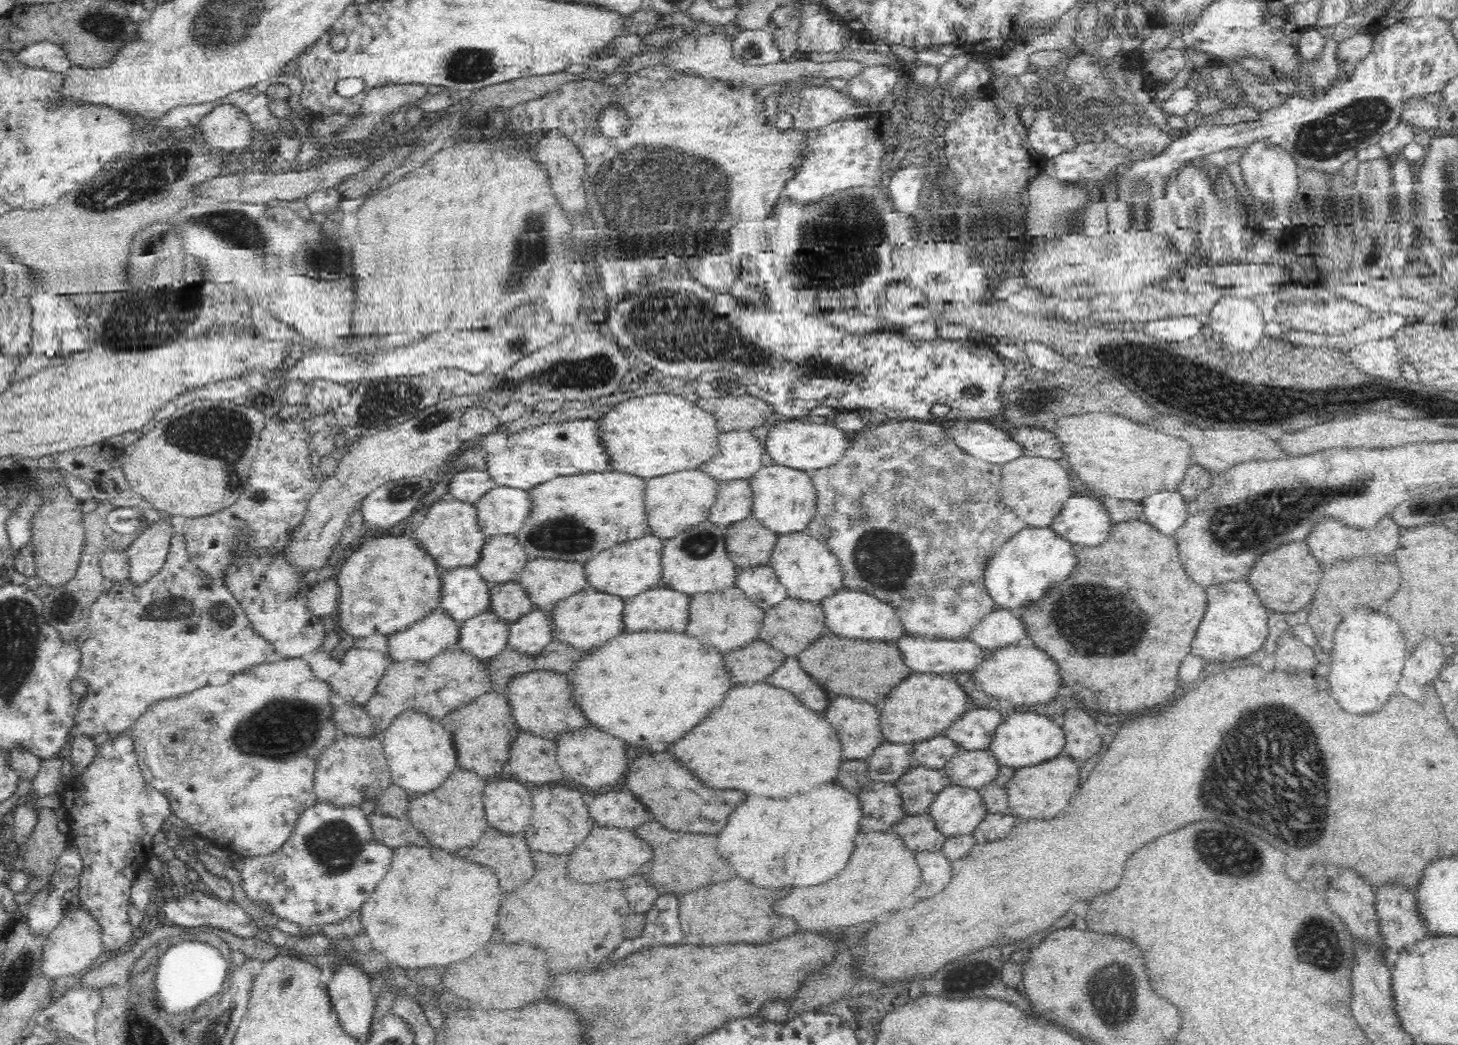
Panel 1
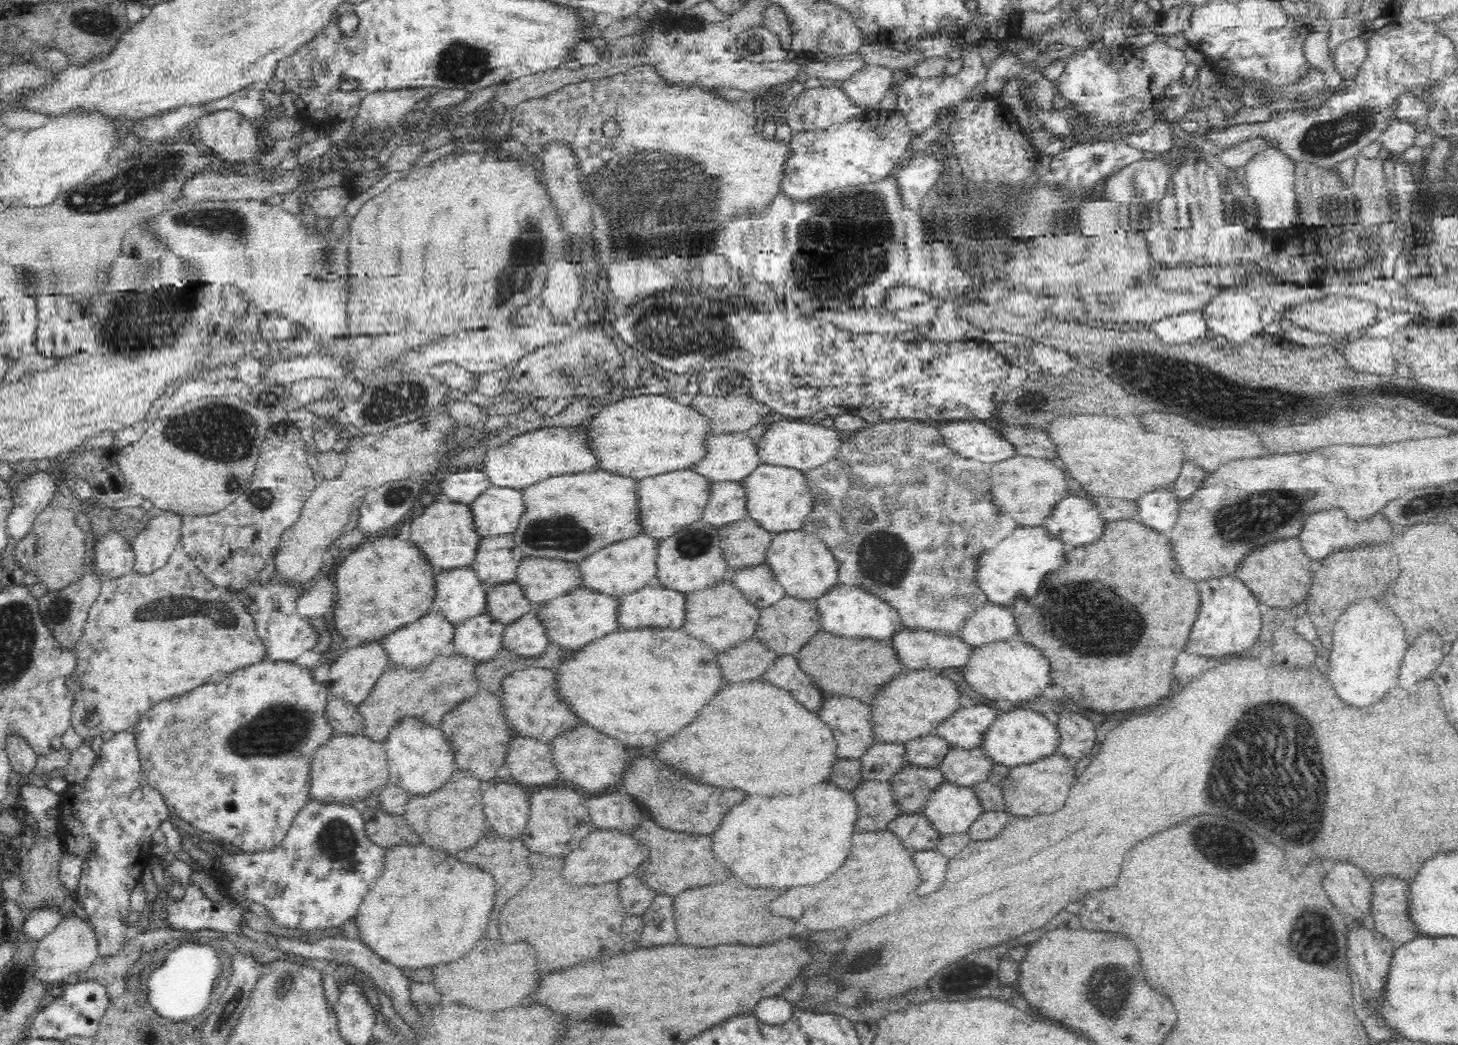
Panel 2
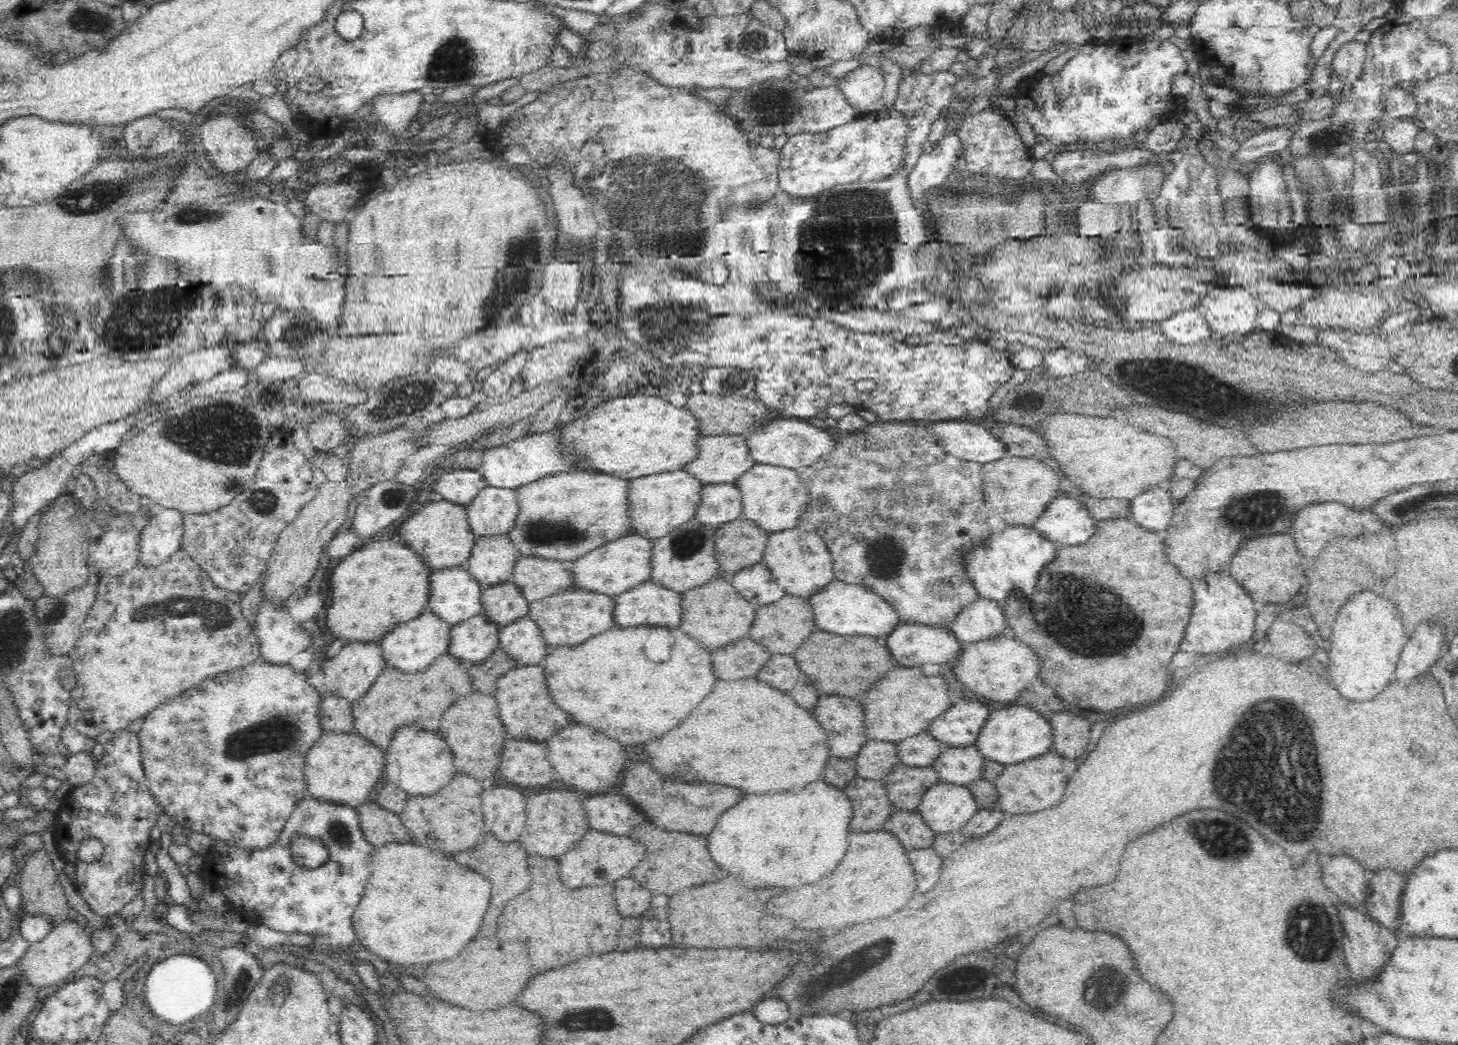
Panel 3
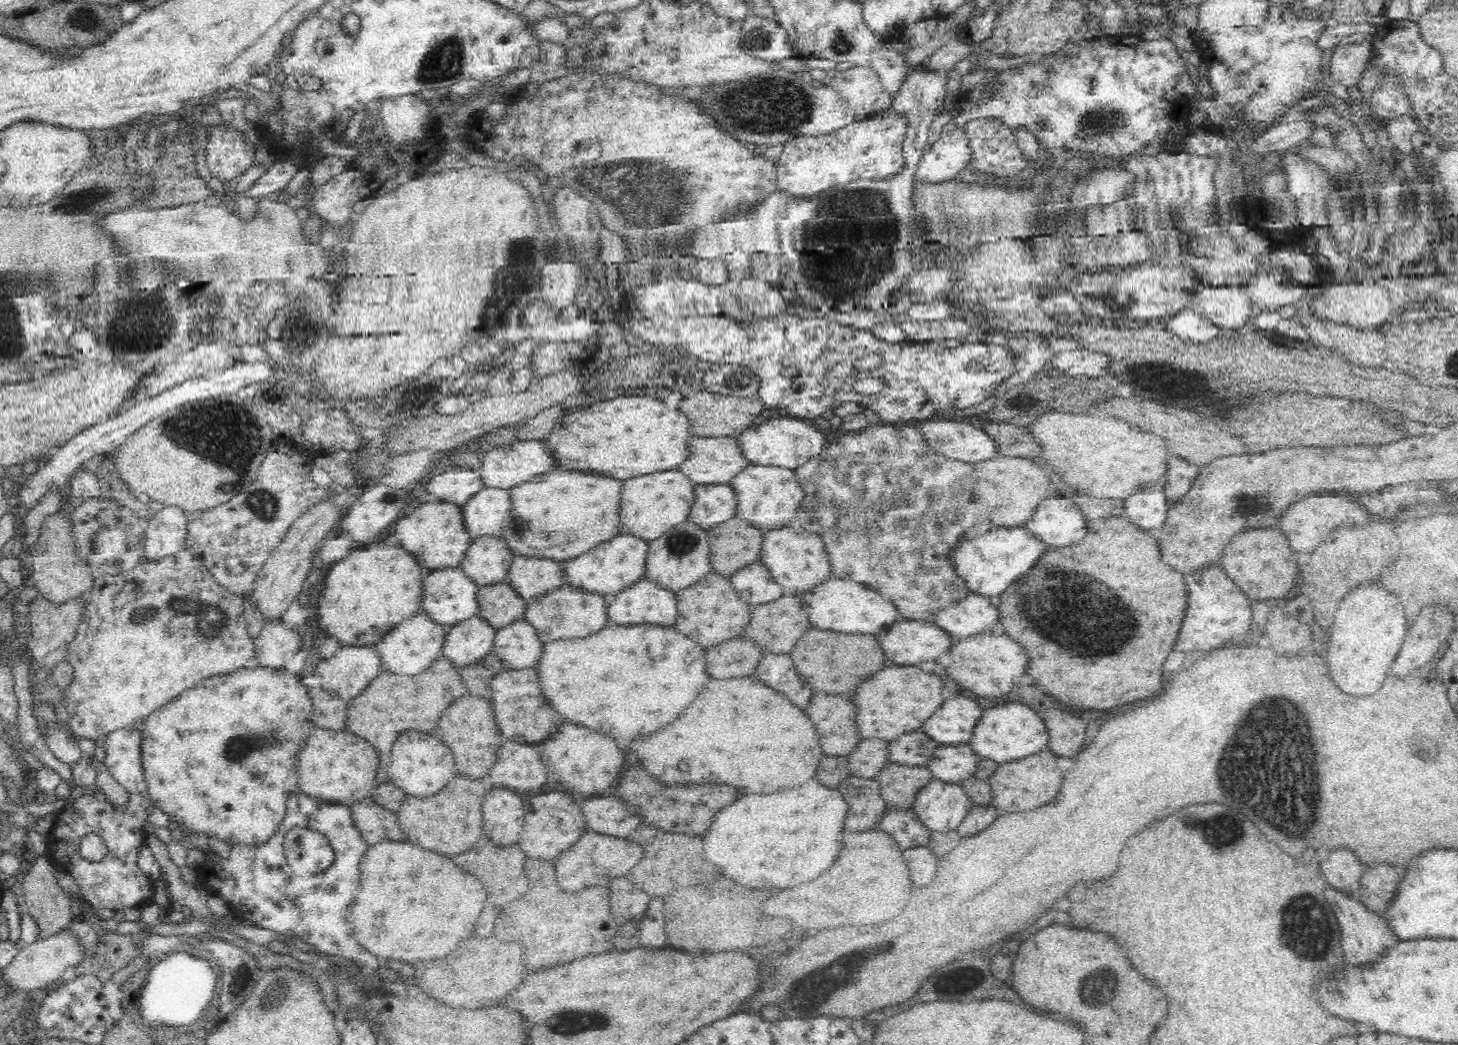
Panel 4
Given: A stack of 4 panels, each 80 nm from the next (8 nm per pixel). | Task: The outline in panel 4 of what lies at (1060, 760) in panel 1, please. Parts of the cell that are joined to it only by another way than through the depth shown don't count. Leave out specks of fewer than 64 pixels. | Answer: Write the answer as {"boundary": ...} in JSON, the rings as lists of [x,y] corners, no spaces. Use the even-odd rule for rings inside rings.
{"boundary":[[[1042,750],[1022,760],[998,764],[992,776],[986,781],[992,789],[993,803],[991,805],[997,807],[998,816],[1002,816],[1006,812],[1022,812],[1022,810],[1038,808],[1050,802],[1056,796],[1056,790],[1062,782],[1062,772],[1056,766],[1056,756],[1048,750]]]}

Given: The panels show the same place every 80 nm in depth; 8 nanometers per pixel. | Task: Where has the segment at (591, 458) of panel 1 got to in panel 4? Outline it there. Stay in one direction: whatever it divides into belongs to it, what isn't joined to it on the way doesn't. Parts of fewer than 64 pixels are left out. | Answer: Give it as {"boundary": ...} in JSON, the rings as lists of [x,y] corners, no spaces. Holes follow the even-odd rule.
{"boundary":[[[544,440],[512,442],[508,445],[490,447],[481,454],[482,484],[484,487],[511,489],[517,484],[532,480],[534,476],[544,474],[552,468],[551,454],[545,447]]]}

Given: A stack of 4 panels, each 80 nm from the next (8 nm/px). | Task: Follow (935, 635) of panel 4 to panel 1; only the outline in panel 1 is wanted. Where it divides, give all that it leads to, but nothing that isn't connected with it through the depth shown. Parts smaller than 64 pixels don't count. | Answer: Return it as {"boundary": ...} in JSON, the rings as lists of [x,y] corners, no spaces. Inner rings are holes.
{"boundary":[[[926,635],[902,636],[898,638],[898,650],[904,656],[904,664],[914,672],[930,672],[936,675],[949,673],[970,673],[981,661],[984,650],[976,646],[968,638],[940,639]]]}

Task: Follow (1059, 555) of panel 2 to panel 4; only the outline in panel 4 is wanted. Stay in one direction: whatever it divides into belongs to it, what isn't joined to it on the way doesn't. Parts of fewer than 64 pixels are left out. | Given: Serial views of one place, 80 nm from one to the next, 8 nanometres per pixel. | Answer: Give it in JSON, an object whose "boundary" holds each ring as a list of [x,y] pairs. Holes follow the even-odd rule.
{"boundary":[[[992,528],[974,538],[960,540],[954,548],[950,548],[950,562],[970,593],[978,593],[994,600],[1013,580],[1026,574],[1044,550],[1046,546],[1036,542],[1034,536],[1028,536],[1024,528]]]}

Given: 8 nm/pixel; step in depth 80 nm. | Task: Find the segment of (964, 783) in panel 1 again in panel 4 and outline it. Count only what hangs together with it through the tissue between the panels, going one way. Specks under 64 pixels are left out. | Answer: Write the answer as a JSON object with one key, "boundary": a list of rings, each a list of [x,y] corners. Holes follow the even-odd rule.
{"boundary":[[[969,743],[939,745],[925,765],[934,779],[959,784],[973,776],[979,759]]]}

